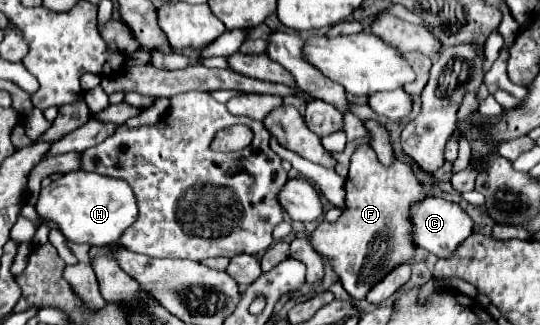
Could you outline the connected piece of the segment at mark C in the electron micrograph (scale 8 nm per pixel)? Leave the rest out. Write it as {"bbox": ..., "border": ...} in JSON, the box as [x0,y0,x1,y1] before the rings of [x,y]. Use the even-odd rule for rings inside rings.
{"bbox":[413,197,473,259],"border":[[[427,197],[423,203],[417,203],[413,209],[413,237],[415,245],[427,249],[439,259],[449,259],[457,247],[473,233],[473,219],[457,205],[437,197]]]}

